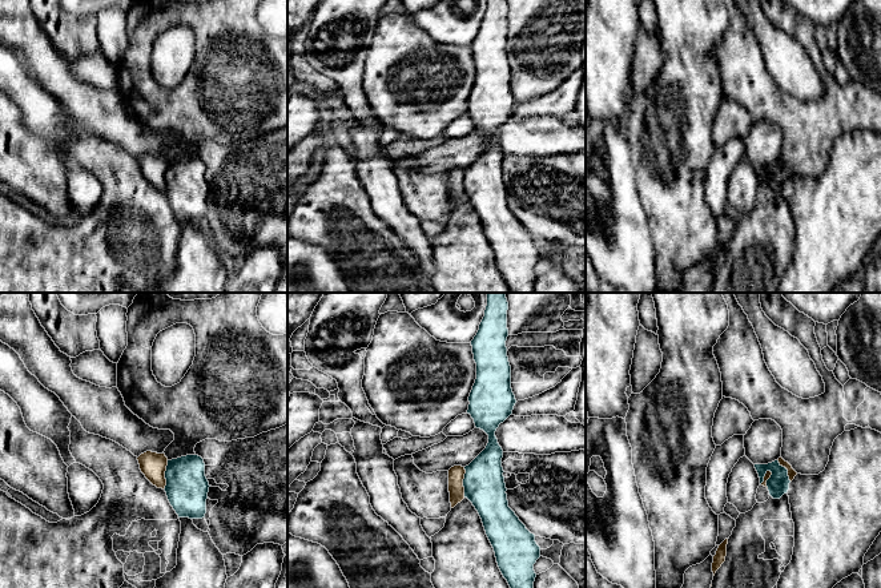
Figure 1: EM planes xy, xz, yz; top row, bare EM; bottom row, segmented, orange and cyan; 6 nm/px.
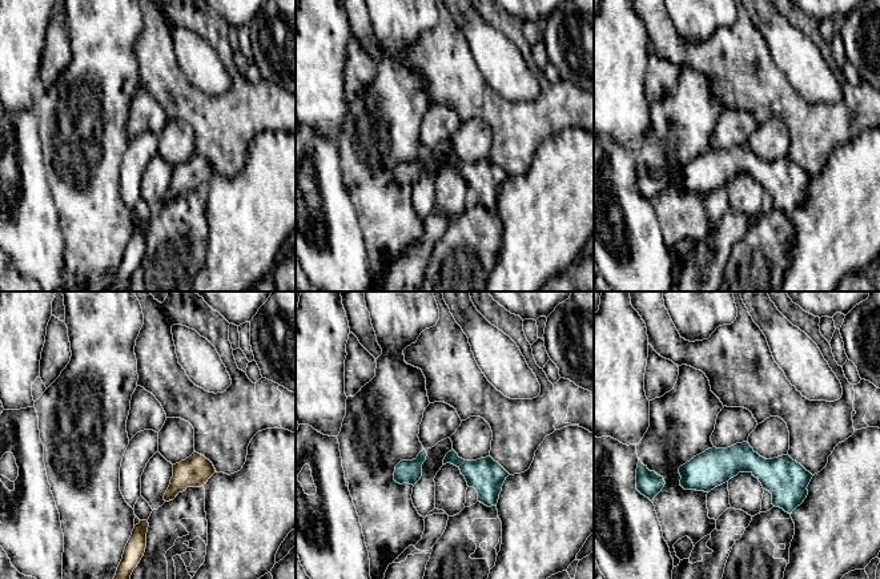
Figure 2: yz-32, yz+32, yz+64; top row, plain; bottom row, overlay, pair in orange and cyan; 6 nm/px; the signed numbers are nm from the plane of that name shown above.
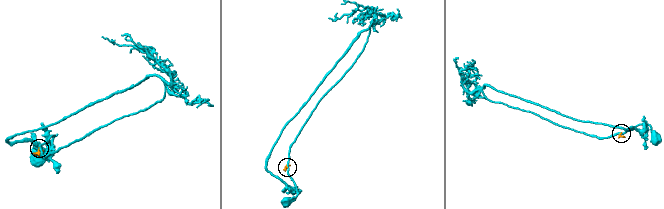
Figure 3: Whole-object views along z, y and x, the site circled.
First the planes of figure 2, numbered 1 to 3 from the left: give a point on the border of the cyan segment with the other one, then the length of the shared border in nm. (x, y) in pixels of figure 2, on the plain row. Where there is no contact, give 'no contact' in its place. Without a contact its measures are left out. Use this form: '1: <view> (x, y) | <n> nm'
1: no contact
2: no contact
3: no contact

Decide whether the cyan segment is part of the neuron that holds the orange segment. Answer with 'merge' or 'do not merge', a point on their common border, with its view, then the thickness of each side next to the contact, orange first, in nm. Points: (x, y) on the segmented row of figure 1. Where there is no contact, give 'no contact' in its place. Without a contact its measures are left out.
do not merge | xz (462, 482) | 100/240 nm

